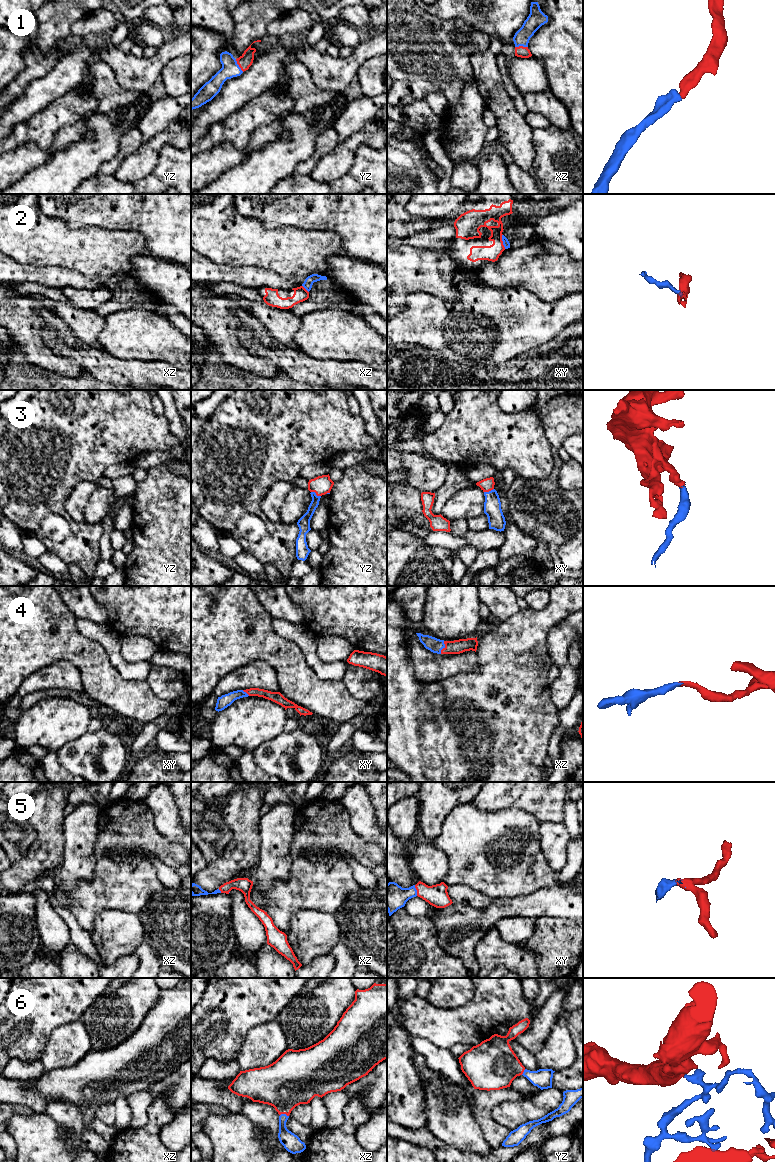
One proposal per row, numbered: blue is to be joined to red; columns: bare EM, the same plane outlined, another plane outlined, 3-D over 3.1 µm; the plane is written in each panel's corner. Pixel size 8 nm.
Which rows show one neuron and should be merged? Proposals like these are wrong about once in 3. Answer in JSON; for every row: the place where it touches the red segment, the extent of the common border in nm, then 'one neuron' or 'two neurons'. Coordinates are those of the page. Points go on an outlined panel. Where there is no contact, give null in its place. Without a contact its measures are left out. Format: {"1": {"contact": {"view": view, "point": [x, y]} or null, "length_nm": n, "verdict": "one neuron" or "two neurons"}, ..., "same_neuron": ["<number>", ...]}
{"1": {"contact": {"view": "yz", "point": [238, 64]}, "length_nm": 120, "verdict": "one neuron"}, "2": {"contact": {"view": "xy", "point": [502, 241]}, "length_nm": 120, "verdict": "two neurons"}, "3": {"contact": {"view": "yz", "point": [316, 494]}, "length_nm": 90, "verdict": "one neuron"}, "4": {"contact": {"view": "xz", "point": [445, 647]}, "length_nm": 110, "verdict": "one neuron"}, "5": {"contact": {"view": "xy", "point": [416, 889]}, "length_nm": 90, "verdict": "one neuron"}, "6": {"contact": {"view": "xz", "point": [284, 1113]}, "length_nm": 70, "verdict": "one neuron"}, "same_neuron": ["1", "3", "4", "5", "6"]}

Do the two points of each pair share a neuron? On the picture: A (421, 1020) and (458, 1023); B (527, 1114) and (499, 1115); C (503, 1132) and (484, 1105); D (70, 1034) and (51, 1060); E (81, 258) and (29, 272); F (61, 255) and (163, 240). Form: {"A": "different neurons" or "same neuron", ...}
{"A": "same neuron", "B": "same neuron", "C": "same neuron", "D": "same neuron", "E": "different neurons", "F": "different neurons"}

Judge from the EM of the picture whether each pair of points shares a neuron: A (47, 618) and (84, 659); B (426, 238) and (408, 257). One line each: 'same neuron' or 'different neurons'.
A: same neuron
B: different neurons

